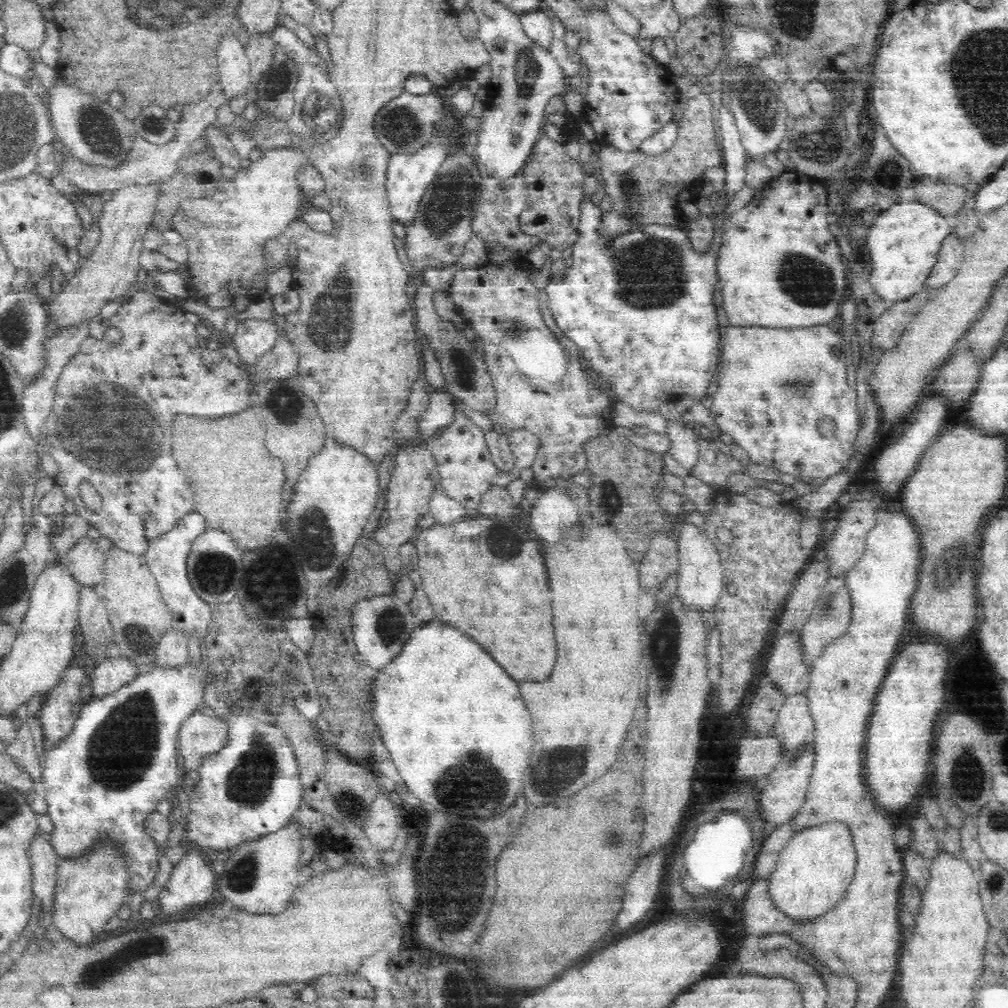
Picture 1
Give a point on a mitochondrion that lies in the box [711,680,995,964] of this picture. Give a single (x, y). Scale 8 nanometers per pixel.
(963, 785)

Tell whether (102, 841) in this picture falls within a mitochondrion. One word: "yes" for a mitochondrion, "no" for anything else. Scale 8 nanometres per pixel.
no

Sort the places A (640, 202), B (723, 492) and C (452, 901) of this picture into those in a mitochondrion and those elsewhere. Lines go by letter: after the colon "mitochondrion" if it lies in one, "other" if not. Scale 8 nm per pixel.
A: mitochondrion
B: other
C: mitochondrion

